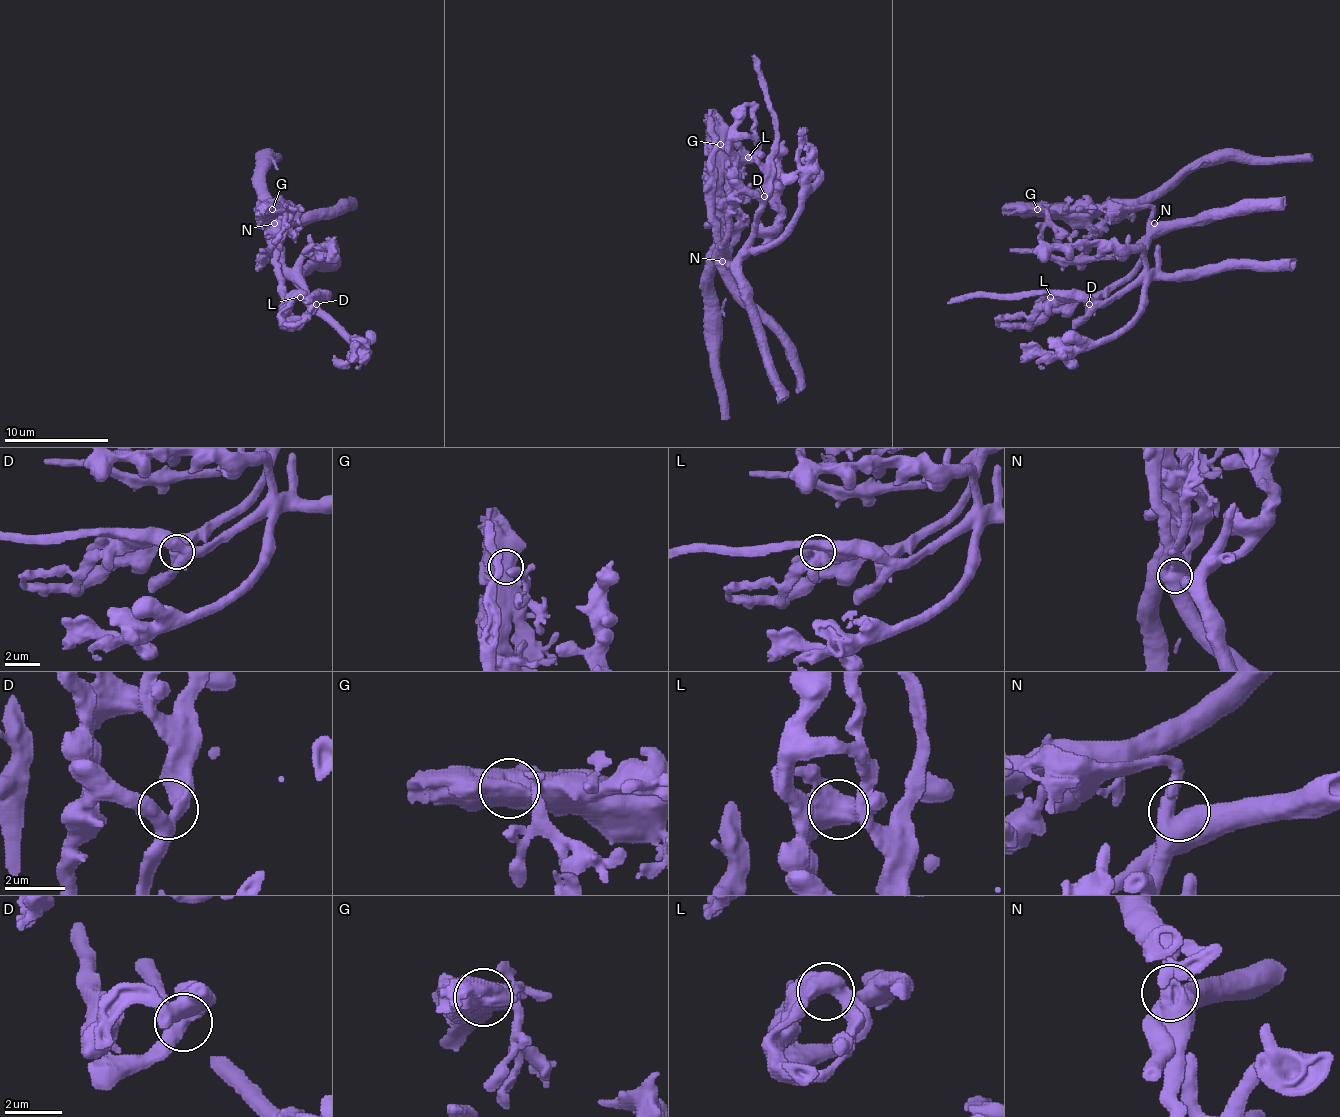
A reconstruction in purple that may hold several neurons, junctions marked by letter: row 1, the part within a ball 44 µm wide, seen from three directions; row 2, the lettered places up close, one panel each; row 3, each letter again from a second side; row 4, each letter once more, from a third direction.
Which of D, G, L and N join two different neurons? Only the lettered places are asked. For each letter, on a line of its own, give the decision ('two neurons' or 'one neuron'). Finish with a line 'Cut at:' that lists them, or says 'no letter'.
D: one neuron
G: two neurons
L: two neurons
N: one neuron
Cut at: G, L

